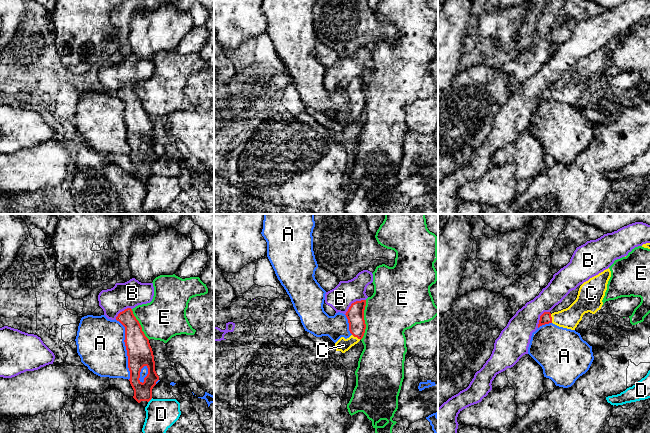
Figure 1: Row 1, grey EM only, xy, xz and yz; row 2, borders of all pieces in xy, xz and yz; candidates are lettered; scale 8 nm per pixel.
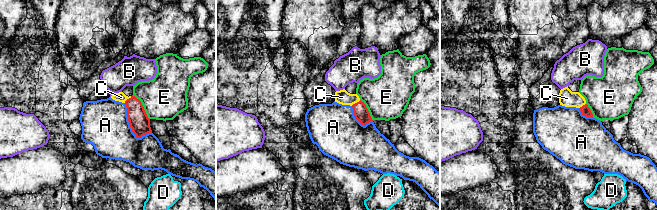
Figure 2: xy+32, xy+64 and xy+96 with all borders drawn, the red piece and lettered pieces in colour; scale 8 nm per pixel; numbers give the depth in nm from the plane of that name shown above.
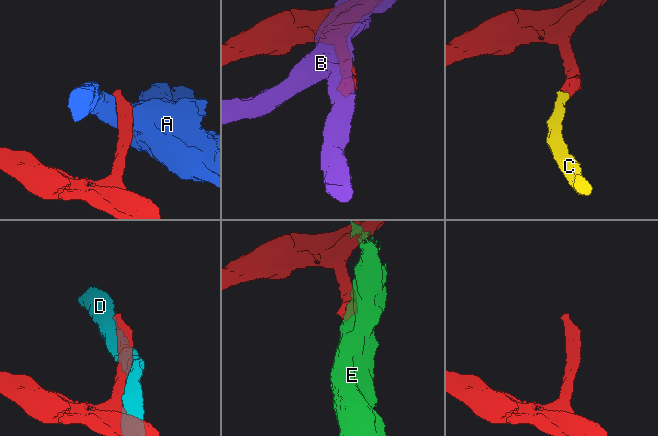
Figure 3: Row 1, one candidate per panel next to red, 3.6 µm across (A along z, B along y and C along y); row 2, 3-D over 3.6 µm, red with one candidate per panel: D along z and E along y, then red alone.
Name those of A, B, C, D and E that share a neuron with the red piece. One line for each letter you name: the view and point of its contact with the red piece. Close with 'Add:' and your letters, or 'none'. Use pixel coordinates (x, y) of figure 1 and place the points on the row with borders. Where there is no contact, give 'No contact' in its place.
C: Touches red at yz (551, 318)
Add: C

